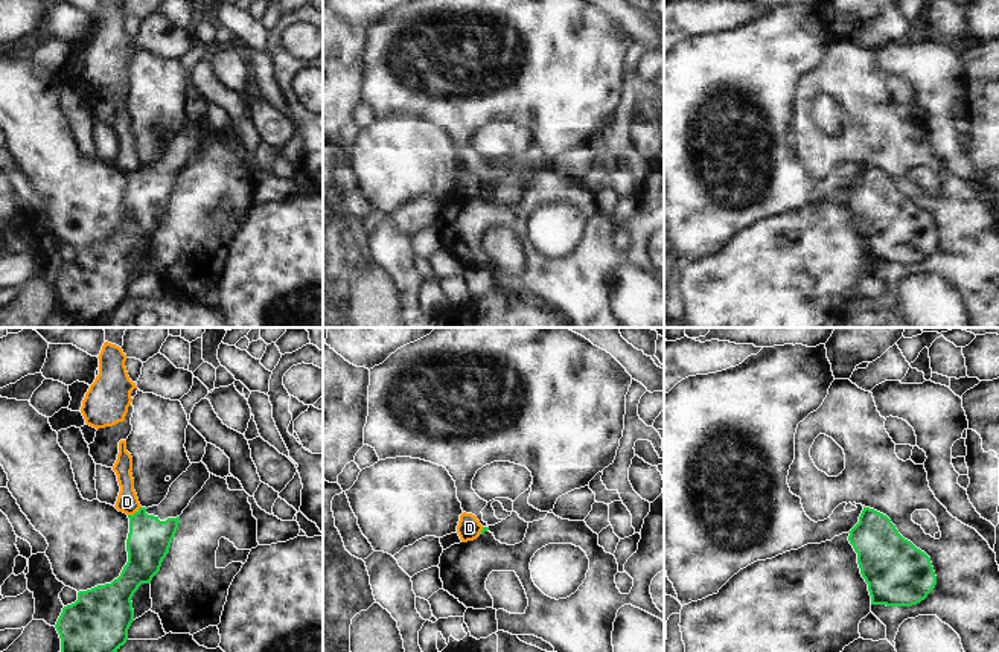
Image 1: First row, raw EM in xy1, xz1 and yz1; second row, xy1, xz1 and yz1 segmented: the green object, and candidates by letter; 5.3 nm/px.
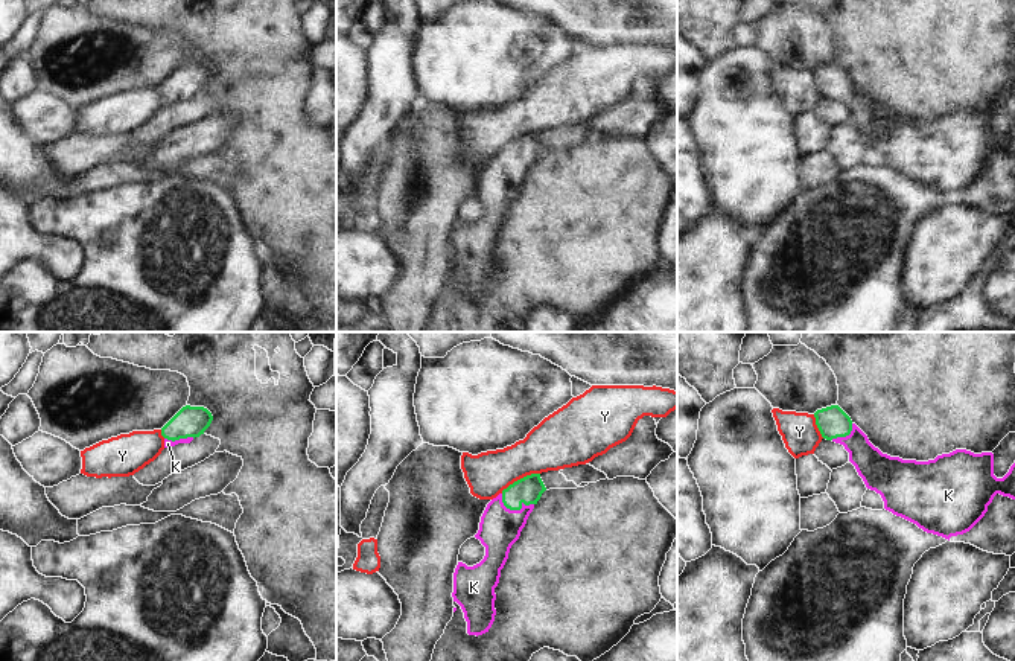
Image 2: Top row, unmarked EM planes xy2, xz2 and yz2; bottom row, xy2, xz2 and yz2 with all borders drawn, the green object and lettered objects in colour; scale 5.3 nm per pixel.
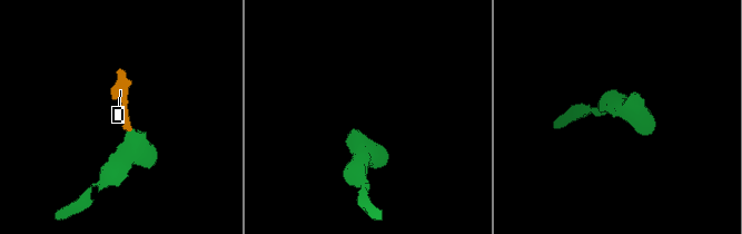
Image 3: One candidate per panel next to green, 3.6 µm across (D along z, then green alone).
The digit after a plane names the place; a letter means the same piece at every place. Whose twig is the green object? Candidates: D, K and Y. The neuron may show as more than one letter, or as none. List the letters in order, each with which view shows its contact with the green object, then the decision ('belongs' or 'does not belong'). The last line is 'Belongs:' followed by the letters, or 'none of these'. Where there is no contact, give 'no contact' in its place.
D: contact in xy1; does not belong
K: contact in xz2; belongs
Y: contact in xz2; does not belong
Belongs: K

